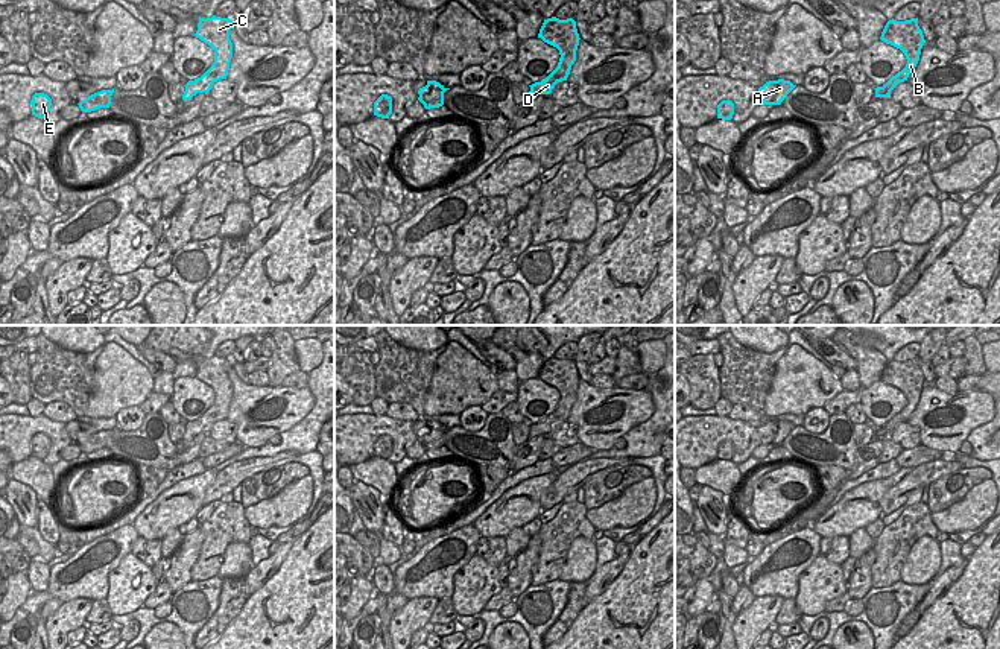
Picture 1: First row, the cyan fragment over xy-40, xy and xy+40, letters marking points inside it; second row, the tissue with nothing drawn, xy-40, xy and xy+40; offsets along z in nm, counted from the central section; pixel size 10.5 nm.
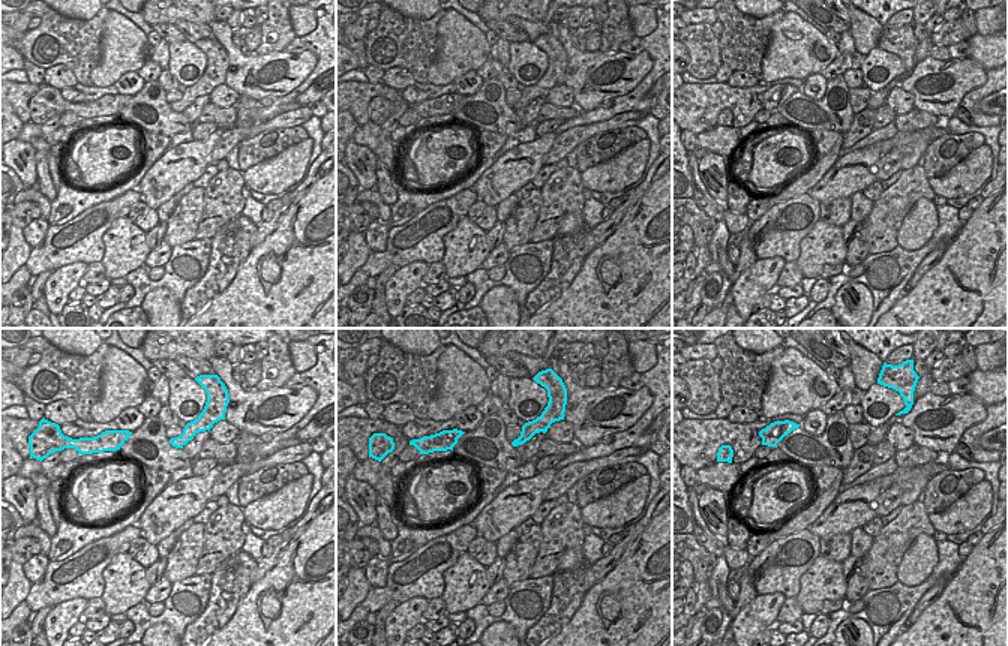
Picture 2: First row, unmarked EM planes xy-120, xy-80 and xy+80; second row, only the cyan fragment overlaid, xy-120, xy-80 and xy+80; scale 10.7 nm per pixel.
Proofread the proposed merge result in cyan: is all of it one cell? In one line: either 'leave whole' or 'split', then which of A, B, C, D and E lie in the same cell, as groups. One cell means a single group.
split; groups A / B C D E

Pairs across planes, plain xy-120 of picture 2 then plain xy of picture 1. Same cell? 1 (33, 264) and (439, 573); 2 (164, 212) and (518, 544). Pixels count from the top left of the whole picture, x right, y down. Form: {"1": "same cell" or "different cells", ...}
{"1": "same cell", "2": "same cell"}

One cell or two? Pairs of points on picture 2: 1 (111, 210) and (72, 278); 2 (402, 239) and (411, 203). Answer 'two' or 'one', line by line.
1: two
2: two

